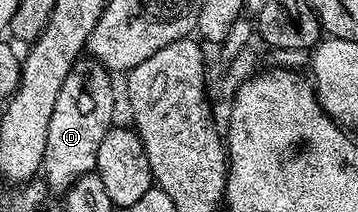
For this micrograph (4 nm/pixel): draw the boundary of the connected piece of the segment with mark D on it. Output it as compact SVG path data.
M92 58L80 59L79 63L69 70L61 94L57 94L57 103L53 105L53 119L49 121L49 138L45 141L45 158L41 169L41 179L48 189L55 194L67 193L82 176L95 171L97 149L101 138L113 127L111 115L115 112L115 88L111 85L112 73Z

